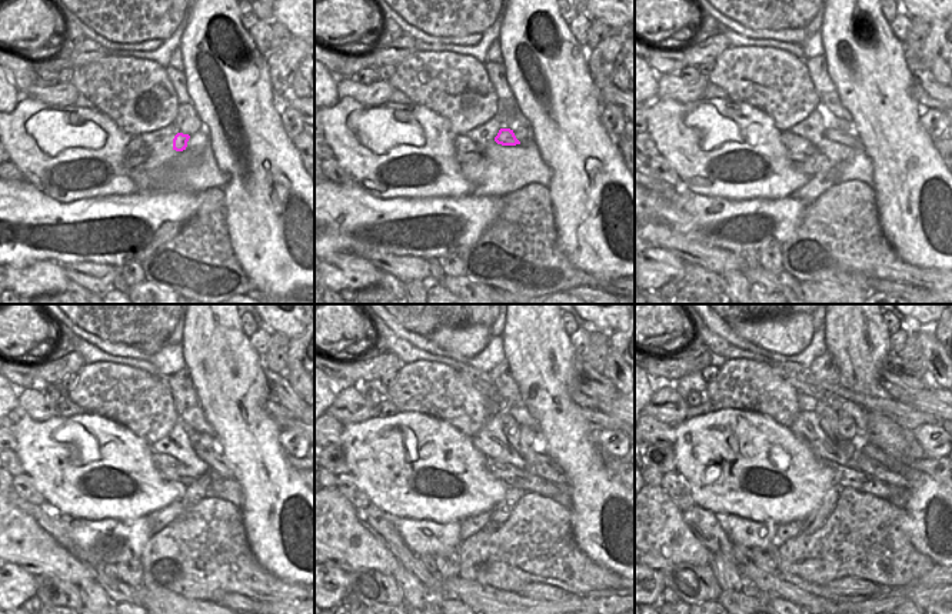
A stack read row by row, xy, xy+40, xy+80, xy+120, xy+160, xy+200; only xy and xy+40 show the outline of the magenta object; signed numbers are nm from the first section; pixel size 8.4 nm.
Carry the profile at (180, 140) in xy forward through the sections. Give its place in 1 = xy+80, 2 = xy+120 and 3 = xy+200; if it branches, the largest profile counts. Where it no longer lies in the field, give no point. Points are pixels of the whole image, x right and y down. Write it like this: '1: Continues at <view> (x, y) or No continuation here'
1: Continues at xy+80 (849, 137)
2: Continues at xy+120 (216, 461)
3: Continues at xy+200 (894, 477)

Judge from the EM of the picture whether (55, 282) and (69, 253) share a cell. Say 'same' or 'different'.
different

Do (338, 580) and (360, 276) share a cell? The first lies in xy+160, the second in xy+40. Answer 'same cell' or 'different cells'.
same cell

